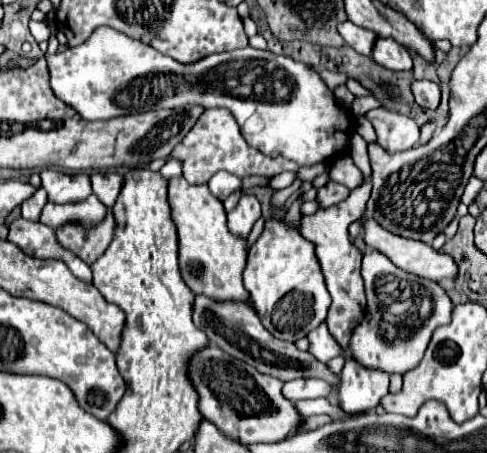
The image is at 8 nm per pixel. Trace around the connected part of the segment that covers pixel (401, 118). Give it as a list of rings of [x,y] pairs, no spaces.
[[[373,109],[365,117],[375,123],[377,141],[385,151],[405,151],[419,141],[419,125],[407,115]]]

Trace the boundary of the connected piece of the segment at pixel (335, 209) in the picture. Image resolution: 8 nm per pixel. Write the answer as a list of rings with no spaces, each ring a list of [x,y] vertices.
[[[365,181],[361,187],[353,189],[349,197],[337,205],[331,205],[327,209],[319,209],[315,215],[307,215],[301,221],[301,235],[315,245],[315,255],[321,265],[321,273],[325,277],[327,291],[331,293],[331,309],[327,315],[327,327],[331,337],[341,345],[343,351],[347,351],[353,329],[359,325],[359,319],[363,319],[363,279],[361,279],[361,251],[351,243],[347,227],[361,219],[367,209],[367,199],[371,195],[371,183]]]

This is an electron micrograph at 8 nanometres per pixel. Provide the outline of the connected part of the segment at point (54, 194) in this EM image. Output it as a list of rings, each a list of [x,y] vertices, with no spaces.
[[[57,169],[41,171],[41,187],[47,191],[51,203],[77,203],[91,195],[89,175],[61,173]]]

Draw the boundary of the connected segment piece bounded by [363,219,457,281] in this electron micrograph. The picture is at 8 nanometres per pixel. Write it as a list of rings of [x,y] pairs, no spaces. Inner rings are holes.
[[[365,219],[363,221],[363,239],[369,247],[381,251],[383,255],[387,255],[393,265],[397,265],[399,269],[407,271],[407,273],[415,273],[419,277],[431,279],[431,281],[441,281],[441,279],[455,279],[455,261],[449,255],[443,255],[439,251],[435,251],[433,247],[429,247],[427,243],[415,243],[413,239],[403,239],[399,235],[391,235],[387,229],[379,227],[379,223],[375,223],[373,219]]]

